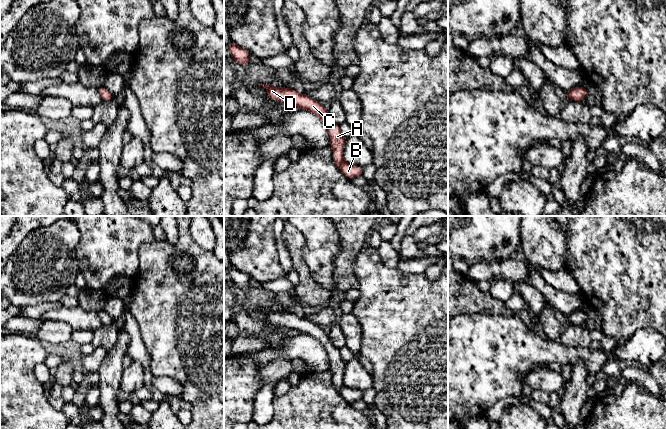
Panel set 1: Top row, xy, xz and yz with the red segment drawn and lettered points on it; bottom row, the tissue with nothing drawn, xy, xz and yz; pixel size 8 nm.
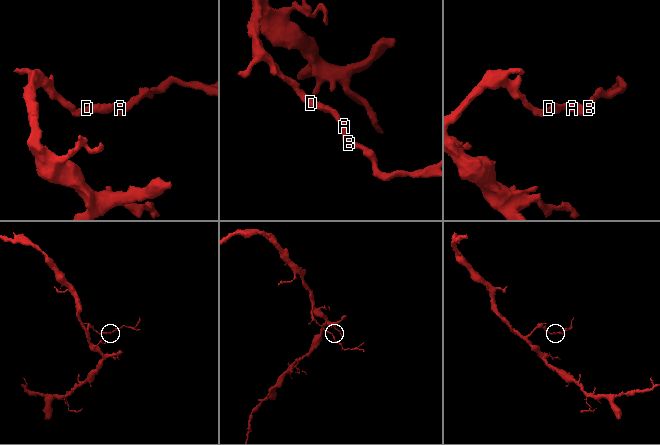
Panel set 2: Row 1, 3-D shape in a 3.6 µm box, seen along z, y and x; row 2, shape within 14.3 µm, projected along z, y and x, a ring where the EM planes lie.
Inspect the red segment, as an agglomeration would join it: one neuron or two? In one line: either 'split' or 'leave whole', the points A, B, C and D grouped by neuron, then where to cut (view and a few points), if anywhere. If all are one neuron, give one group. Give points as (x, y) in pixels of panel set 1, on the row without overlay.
leave whole; groups A B C D; cut none

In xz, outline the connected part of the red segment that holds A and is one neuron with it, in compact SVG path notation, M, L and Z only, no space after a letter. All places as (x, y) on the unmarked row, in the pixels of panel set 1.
M258 307L258 309L267 313L268 322L284 326L287 329L297 330L300 333L309 334L320 341L329 357L334 387L349 403L363 399L363 391L351 389L344 385L343 372L345 369L345 362L341 358L339 349L332 345L328 334L321 326L313 324L305 317L299 318L292 312L273 311L262 307Z

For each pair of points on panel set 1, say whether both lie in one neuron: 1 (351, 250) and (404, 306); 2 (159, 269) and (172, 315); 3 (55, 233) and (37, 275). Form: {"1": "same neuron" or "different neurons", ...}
{"1": "different neurons", "2": "same neuron", "3": "same neuron"}

